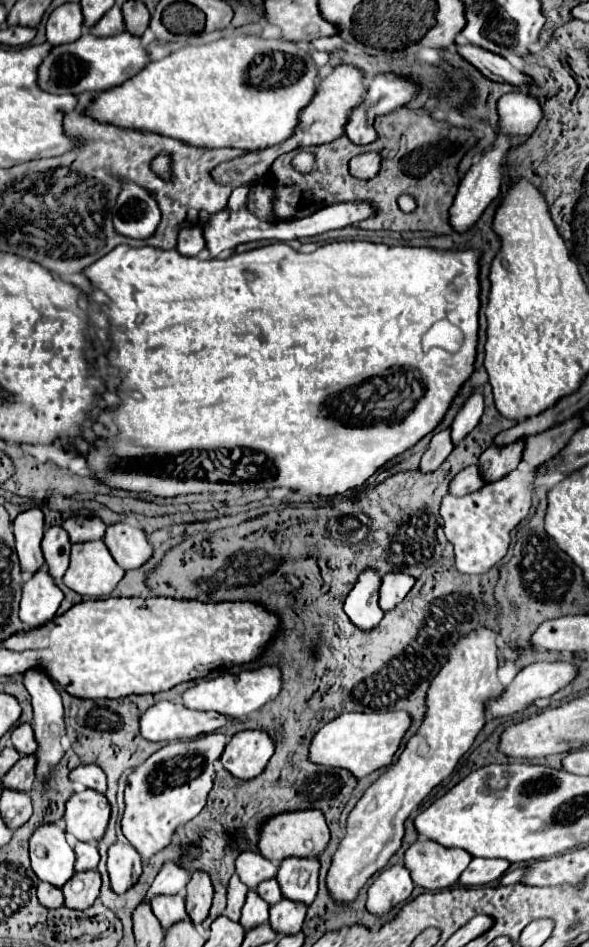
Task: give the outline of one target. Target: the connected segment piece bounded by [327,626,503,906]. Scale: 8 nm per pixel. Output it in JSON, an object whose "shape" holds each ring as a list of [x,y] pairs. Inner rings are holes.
{"shape":[[[479,626],[457,638],[447,654],[447,662],[431,680],[425,696],[427,710],[419,730],[407,742],[399,760],[365,790],[351,810],[345,838],[339,842],[327,872],[327,890],[335,904],[351,904],[365,882],[389,864],[391,856],[401,848],[405,818],[453,772],[459,758],[471,748],[475,736],[485,726],[485,700],[503,692],[503,684],[497,678],[497,636],[497,630]]]}

